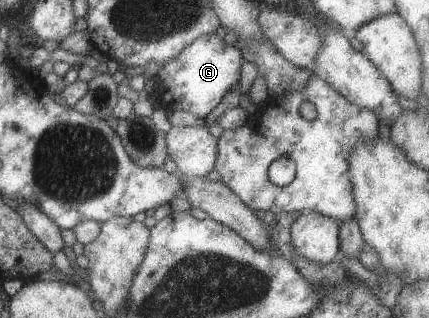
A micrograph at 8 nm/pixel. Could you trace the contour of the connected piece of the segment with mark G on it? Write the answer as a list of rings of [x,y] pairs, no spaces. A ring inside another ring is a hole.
[[[216,33],[199,36],[189,46],[185,46],[177,56],[159,65],[155,76],[159,78],[153,86],[157,108],[170,113],[173,110],[191,112],[202,119],[219,104],[223,95],[239,84],[239,69],[244,59],[240,49],[227,46]]]

